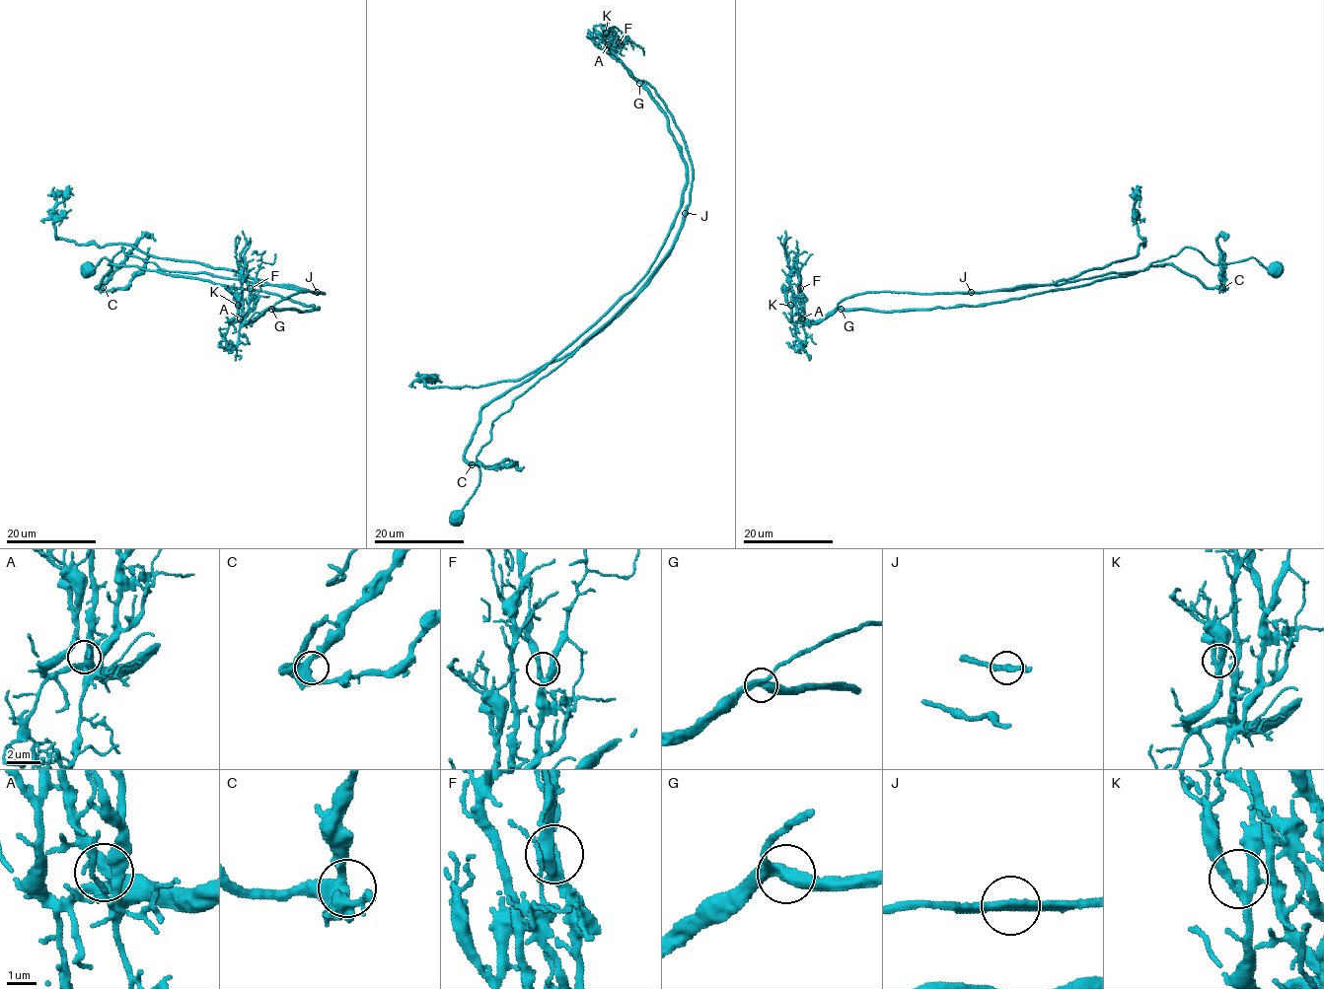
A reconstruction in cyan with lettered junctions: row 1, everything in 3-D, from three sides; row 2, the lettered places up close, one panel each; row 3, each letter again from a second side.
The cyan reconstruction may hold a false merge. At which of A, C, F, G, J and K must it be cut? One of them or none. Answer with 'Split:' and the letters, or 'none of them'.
Split: J

